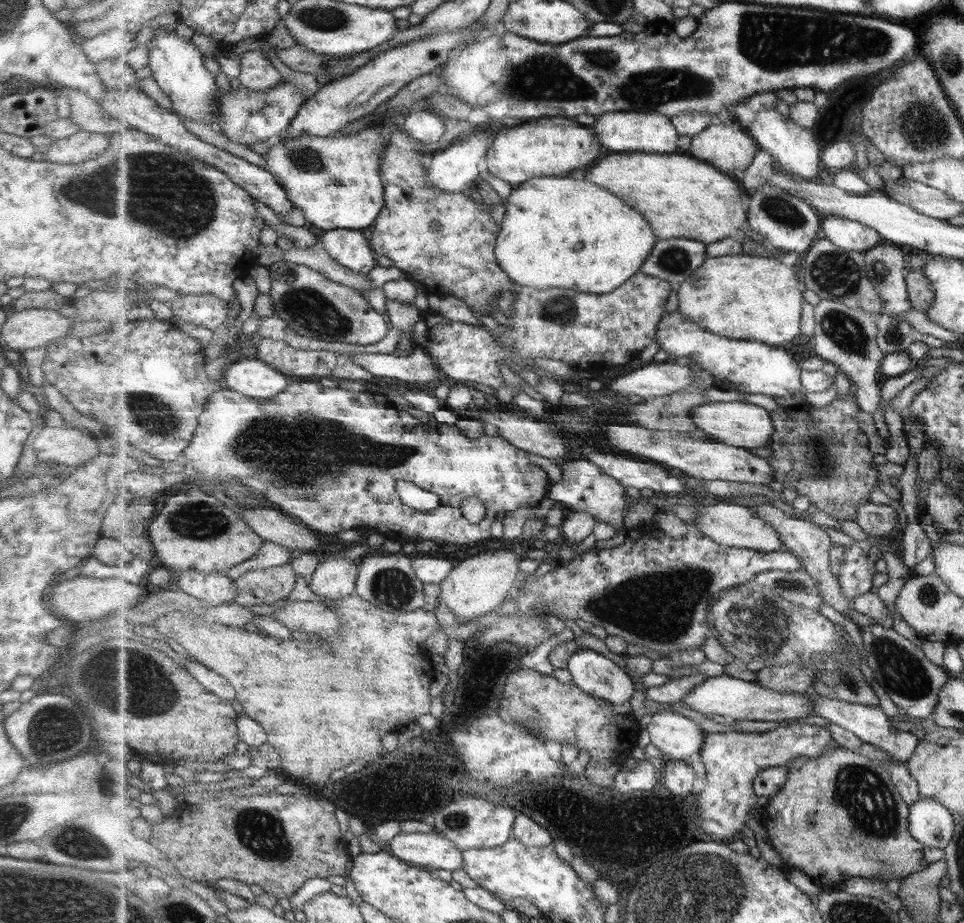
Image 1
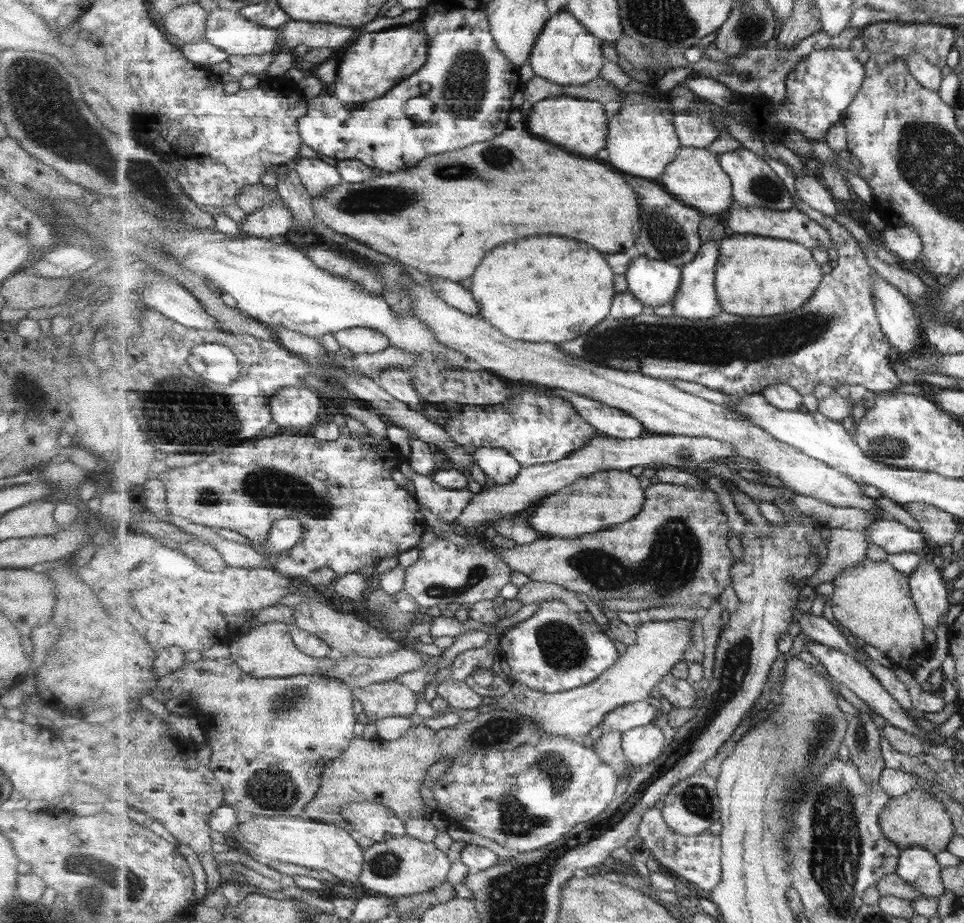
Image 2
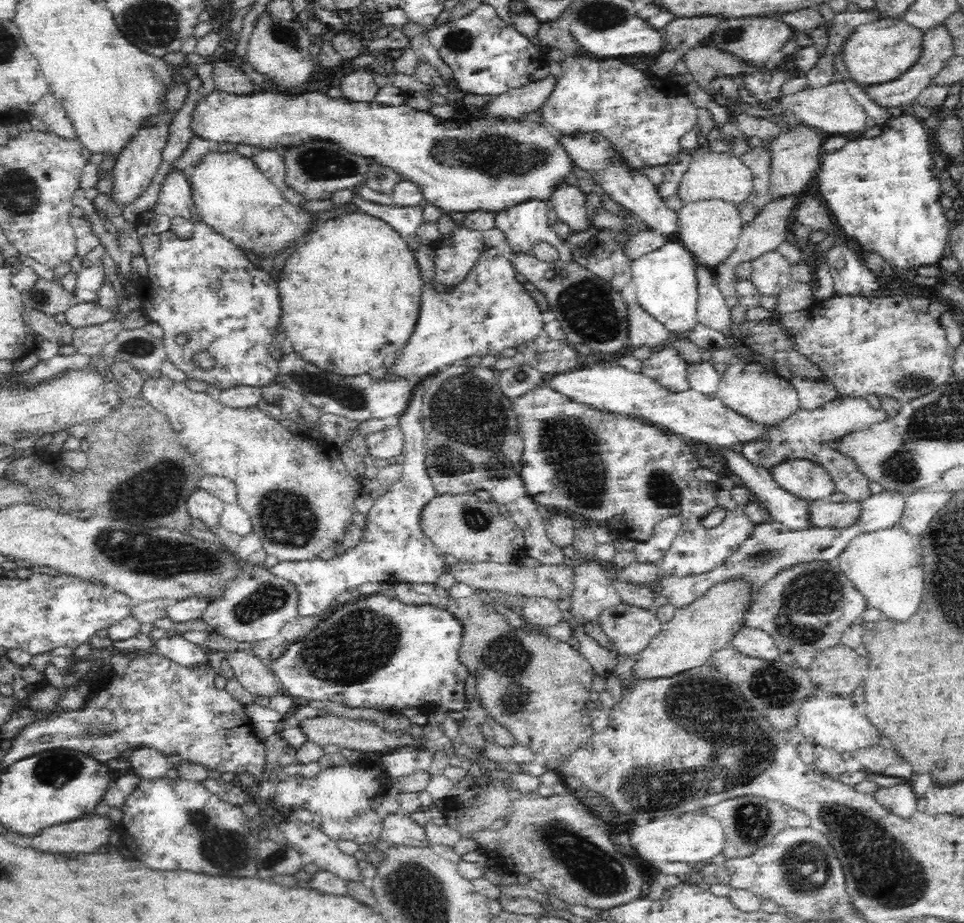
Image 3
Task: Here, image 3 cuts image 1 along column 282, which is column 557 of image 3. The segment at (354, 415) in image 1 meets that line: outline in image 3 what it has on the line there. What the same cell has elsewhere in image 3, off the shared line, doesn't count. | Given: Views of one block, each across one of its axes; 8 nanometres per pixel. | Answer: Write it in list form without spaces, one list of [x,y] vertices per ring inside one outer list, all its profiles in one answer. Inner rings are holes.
[[[541,385],[534,390],[522,394],[522,396],[513,399],[513,411],[519,421],[519,432],[524,439],[524,450],[522,452],[522,481],[528,489],[528,495],[532,495],[536,499],[536,503],[540,503],[544,510],[550,510],[552,512],[562,511],[566,512],[578,512],[586,518],[592,518],[590,522],[596,520],[595,525],[601,525],[611,530],[616,530],[622,537],[629,537],[633,541],[646,542],[646,539],[653,533],[655,526],[662,520],[670,518],[672,516],[678,516],[681,518],[681,527],[677,532],[671,547],[666,552],[664,558],[662,558],[660,564],[660,574],[676,574],[676,575],[689,575],[700,574],[704,571],[712,570],[712,567],[718,566],[732,551],[737,549],[745,540],[748,540],[754,527],[757,525],[748,519],[748,516],[744,513],[745,505],[740,505],[734,502],[730,492],[722,491],[721,487],[714,482],[702,482],[696,479],[695,471],[702,466],[692,454],[692,450],[688,448],[688,444],[676,436],[676,434],[660,434],[654,426],[644,426],[640,422],[643,420],[632,420],[632,418],[626,418],[624,414],[608,411],[600,411],[587,405],[580,405],[578,402],[571,402],[568,398],[562,397],[562,395],[548,389],[545,385]],[[719,514],[719,521],[714,524],[707,523],[707,517],[709,515]]]

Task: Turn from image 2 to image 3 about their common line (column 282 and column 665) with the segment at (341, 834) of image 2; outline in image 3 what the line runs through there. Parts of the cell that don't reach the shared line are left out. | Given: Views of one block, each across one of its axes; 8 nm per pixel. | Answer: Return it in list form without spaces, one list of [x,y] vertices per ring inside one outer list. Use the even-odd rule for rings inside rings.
[[[702,809],[692,812],[666,814],[664,818],[652,820],[648,826],[636,826],[630,834],[632,846],[648,862],[708,862],[724,851],[727,844],[724,826],[720,820],[705,814]]]

